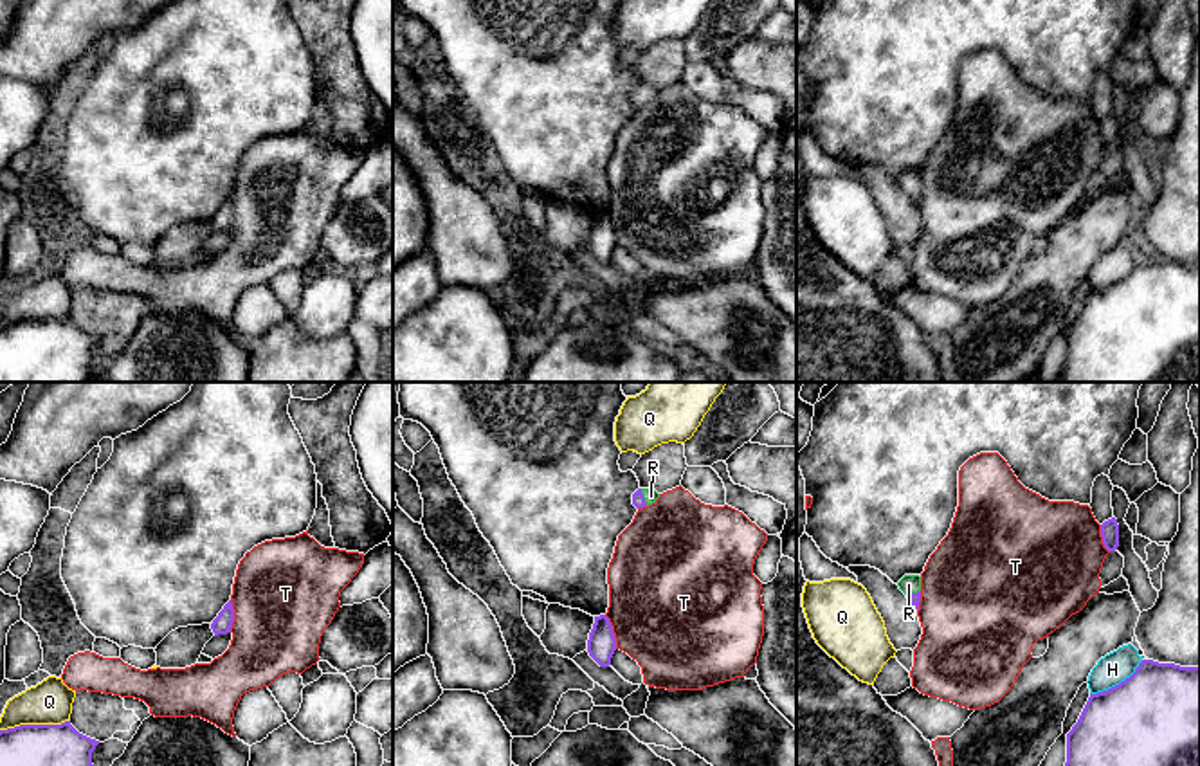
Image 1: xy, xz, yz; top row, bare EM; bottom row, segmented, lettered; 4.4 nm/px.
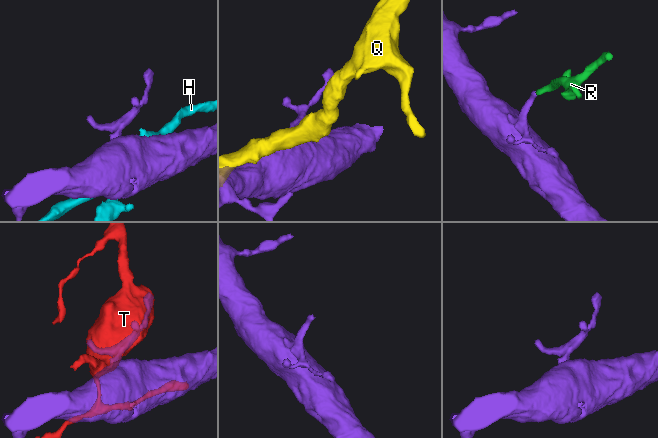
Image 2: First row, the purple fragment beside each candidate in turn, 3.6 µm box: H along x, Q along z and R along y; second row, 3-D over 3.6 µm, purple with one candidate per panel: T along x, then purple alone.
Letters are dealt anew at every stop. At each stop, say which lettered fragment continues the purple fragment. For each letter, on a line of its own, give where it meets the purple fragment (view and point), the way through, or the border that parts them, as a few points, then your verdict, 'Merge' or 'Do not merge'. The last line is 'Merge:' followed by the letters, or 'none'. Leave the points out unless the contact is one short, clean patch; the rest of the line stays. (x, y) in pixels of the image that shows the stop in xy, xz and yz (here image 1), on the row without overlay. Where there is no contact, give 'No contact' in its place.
H: Touches purple at yz (1119, 280). Do not merge
Q: Touches purple at xy (33, 321). Do not merge
R: Touches purple at xz (644, 94). Path across: xz (638, 96), (644, 94), (651, 92). Merge
T: Touches purple at xz (611, 227). Do not merge
Merge: R

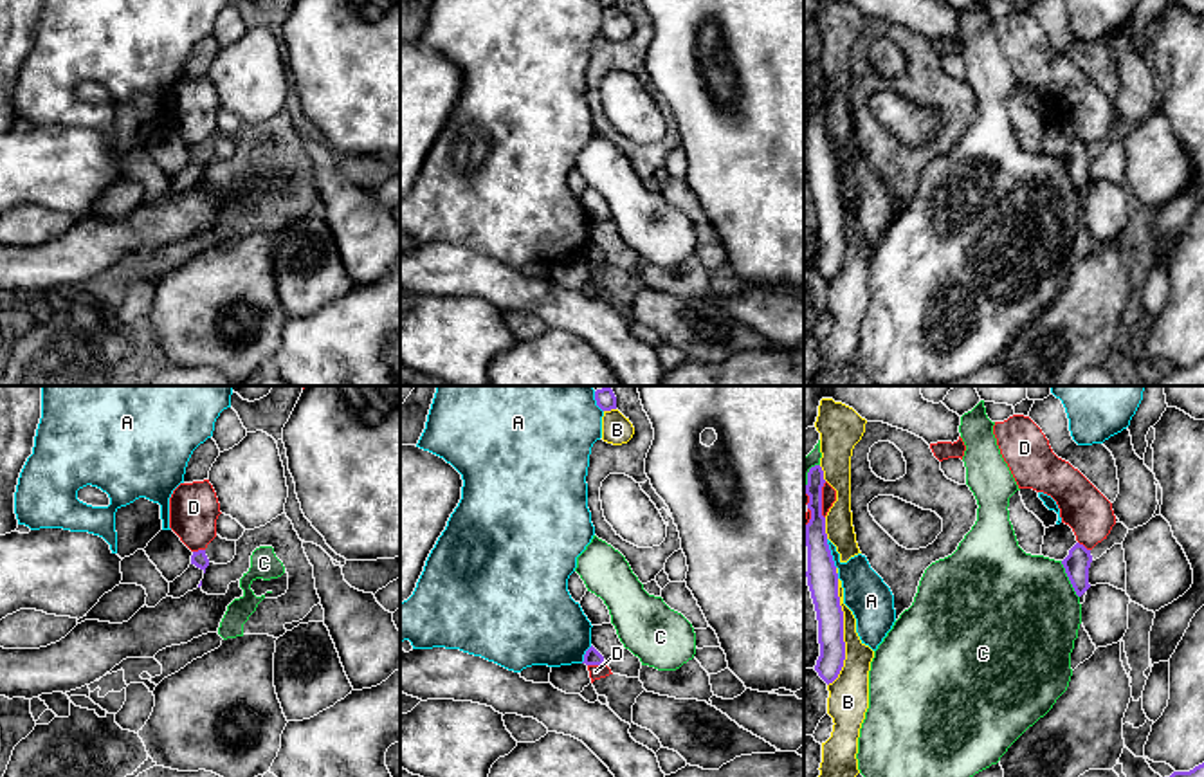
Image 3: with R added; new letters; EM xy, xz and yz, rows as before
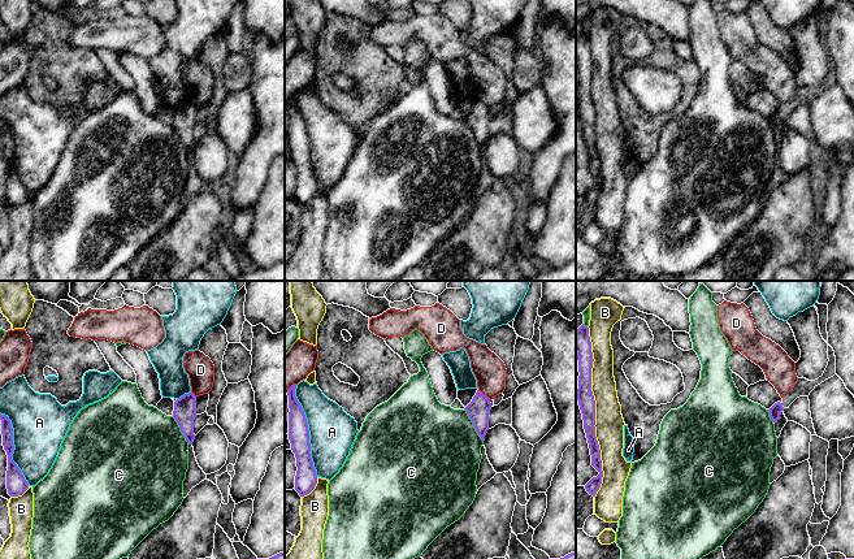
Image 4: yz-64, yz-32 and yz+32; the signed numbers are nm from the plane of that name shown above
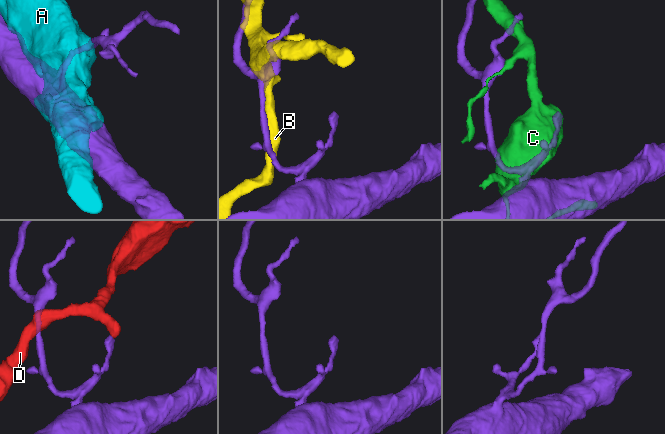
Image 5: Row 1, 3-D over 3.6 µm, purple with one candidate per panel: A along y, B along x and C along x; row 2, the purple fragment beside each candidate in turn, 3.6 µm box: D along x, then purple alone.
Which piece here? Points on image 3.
A: Touches purple at xz (584, 251). Do not merge
B: Touches purple at yz (842, 229). Do not merge
C: Touches purple at yz (1069, 175). Do not merge
D: Touches purple at xz (597, 260). Boundary: xz (588, 260), (604, 262). Do not merge
Merge: none

